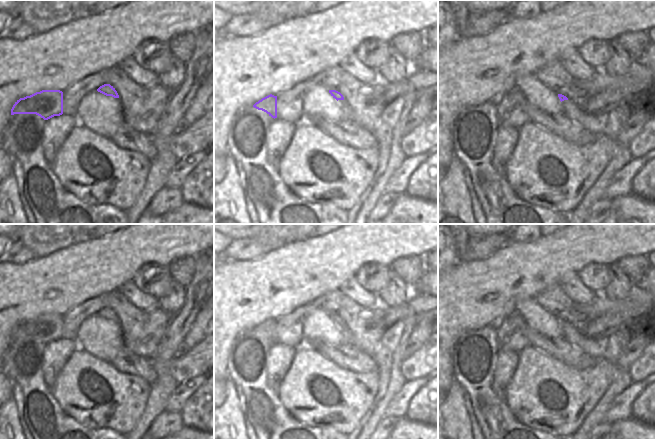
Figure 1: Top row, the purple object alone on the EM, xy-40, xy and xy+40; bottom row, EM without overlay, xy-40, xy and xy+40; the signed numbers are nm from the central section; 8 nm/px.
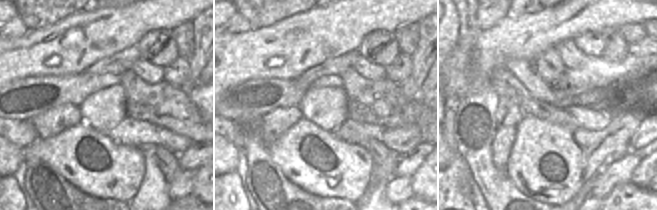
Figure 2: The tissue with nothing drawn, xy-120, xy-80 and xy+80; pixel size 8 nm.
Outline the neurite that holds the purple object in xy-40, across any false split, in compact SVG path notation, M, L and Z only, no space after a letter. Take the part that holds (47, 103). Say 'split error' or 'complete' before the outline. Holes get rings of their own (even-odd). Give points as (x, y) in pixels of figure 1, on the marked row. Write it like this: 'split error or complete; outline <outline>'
complete; outline M42 90L20 98L11 109L11 115L14 114L36 114L44 120L60 116L63 114L63 92Z

